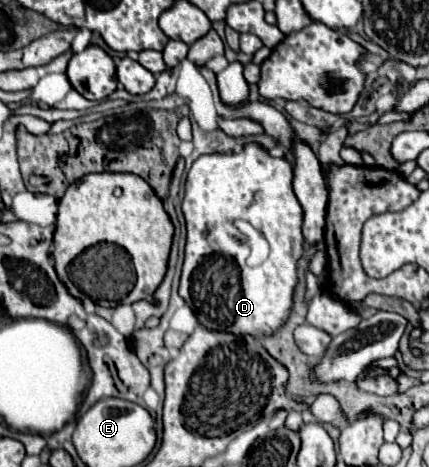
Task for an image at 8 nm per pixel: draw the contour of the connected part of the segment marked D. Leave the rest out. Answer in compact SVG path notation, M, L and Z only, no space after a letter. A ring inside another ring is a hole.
M255 142L245 144L239 152L203 154L193 162L187 174L183 200L183 214L187 220L187 246L179 294L191 308L195 308L195 314L203 326L209 326L211 330L229 330L233 334L263 336L277 330L289 316L293 304L293 288L297 284L297 260L303 254L303 210L291 182L293 164L287 158L273 158ZM237 218L251 222L269 240L271 252L267 260L255 268L245 264L247 248L237 246L237 242L231 238L231 234L235 232L233 220Z

